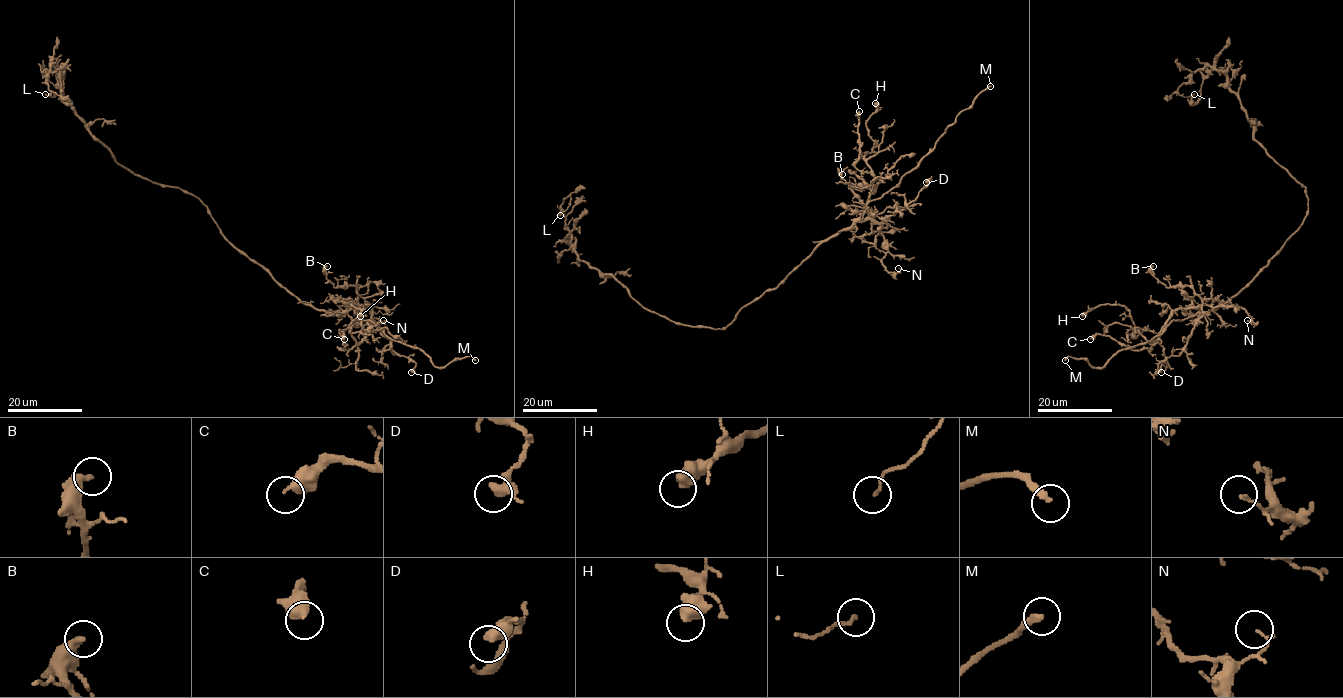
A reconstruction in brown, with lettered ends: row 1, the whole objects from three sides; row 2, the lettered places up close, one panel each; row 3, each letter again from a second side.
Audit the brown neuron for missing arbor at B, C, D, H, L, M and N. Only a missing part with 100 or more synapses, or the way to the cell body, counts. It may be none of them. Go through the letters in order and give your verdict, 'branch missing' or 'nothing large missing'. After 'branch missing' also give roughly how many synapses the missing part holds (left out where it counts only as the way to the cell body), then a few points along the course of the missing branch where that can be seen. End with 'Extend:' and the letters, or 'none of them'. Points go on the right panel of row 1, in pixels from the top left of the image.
B: nothing large missing
C: nothing large missing
D: nothing large missing
H: nothing large missing
L: nothing large missing
M: branch missing; course (1065, 360), (1063, 368), (1051, 380), (1040, 412)
N: nothing large missing
Extend: M

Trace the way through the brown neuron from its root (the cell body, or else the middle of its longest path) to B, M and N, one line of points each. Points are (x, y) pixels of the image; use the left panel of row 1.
B: (228, 240), (304, 303), (326, 312), (346, 313), (357, 305), (356, 287), (335, 287), (324, 273), (327, 266)
M: (228, 240), (306, 304), (370, 320), (388, 337), (421, 349), (437, 367), (466, 357), (475, 360)
N: (228, 240), (304, 303), (338, 313), (372, 305), (367, 307), (370, 315), (383, 323), (383, 320)

